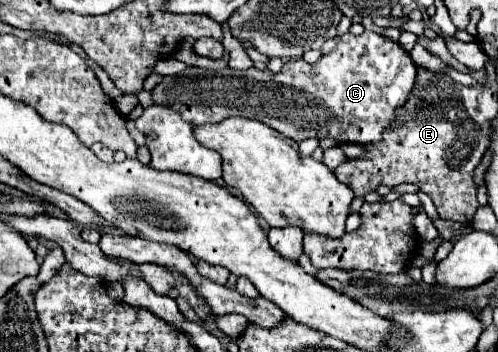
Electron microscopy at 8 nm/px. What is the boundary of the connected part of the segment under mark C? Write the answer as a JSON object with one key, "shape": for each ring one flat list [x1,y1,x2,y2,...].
{"shape":[[351,32,343,34,337,46,321,56,315,64,307,64,303,58,287,60,283,70,273,74,269,70,257,72,255,68,237,72,237,70,219,70,219,72,187,72,175,76,163,76,163,80,151,90,153,104,171,106,185,122,205,124,205,122,219,122,227,116,243,116,265,122,267,126,279,130,287,138,301,142,307,138,331,138,337,144,371,144,381,142,381,134,387,130,389,122,393,122,393,114,401,108,417,80,417,66,413,64,411,56,393,40,375,34,363,32,355,36]]}

